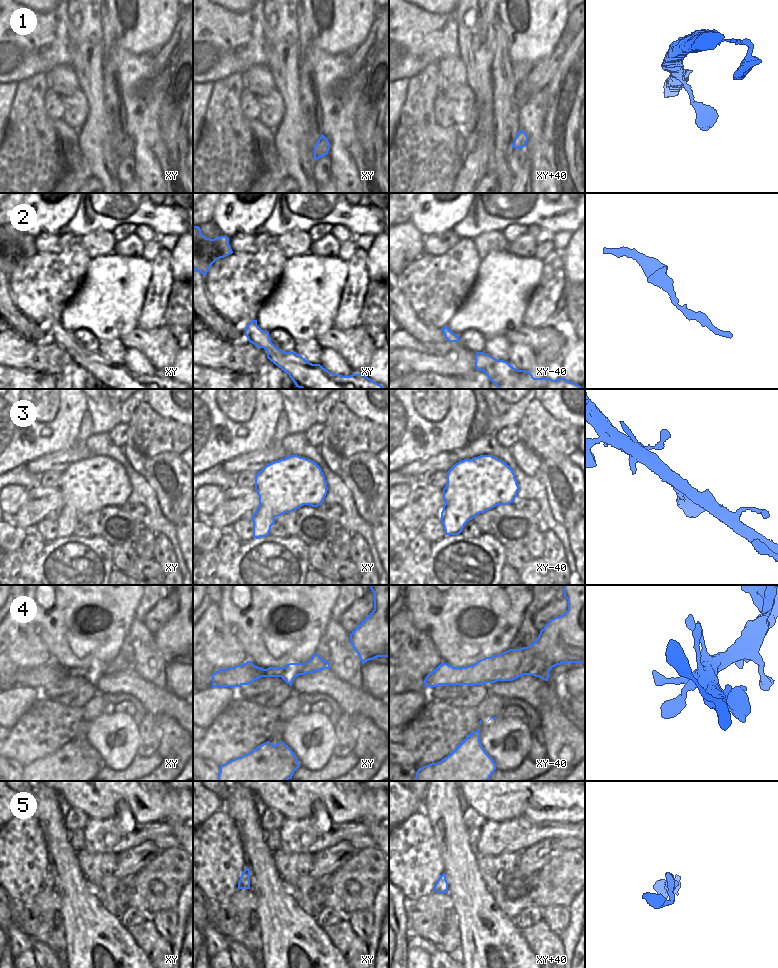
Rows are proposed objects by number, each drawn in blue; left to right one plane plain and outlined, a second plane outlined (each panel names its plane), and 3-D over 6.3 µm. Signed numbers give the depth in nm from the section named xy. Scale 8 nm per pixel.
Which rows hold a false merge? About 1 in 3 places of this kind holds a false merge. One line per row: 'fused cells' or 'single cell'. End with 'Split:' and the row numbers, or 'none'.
1: single cell
2: single cell
3: single cell
4: single cell
5: single cell
Split: none

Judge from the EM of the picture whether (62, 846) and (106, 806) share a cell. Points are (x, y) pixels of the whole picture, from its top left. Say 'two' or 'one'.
two

